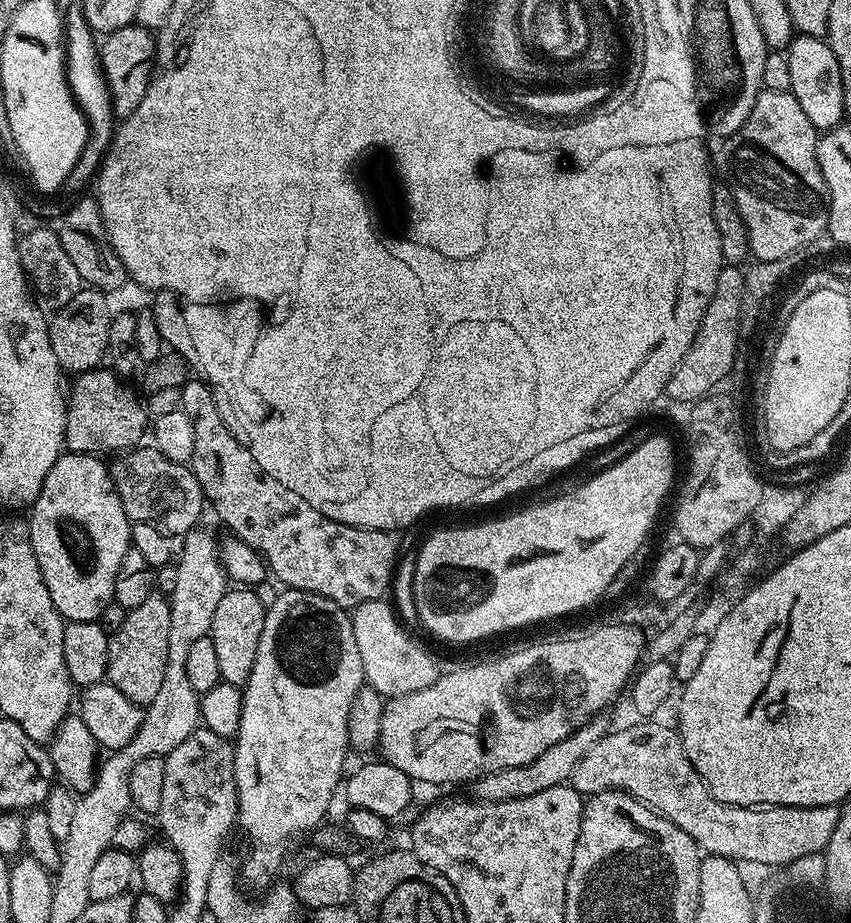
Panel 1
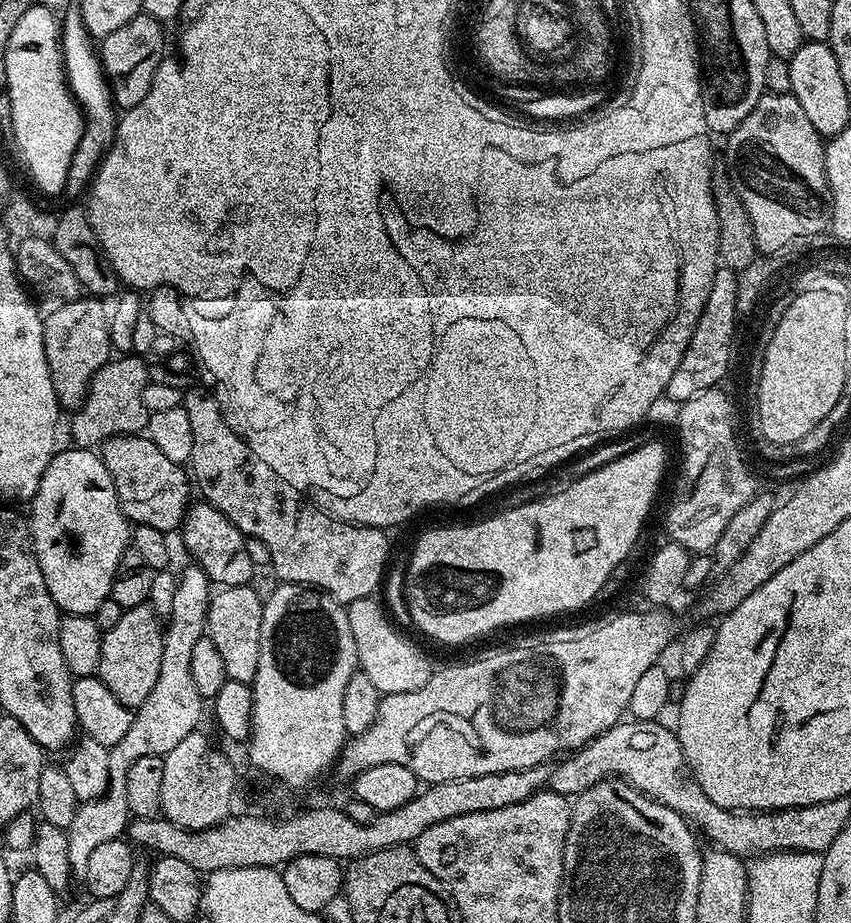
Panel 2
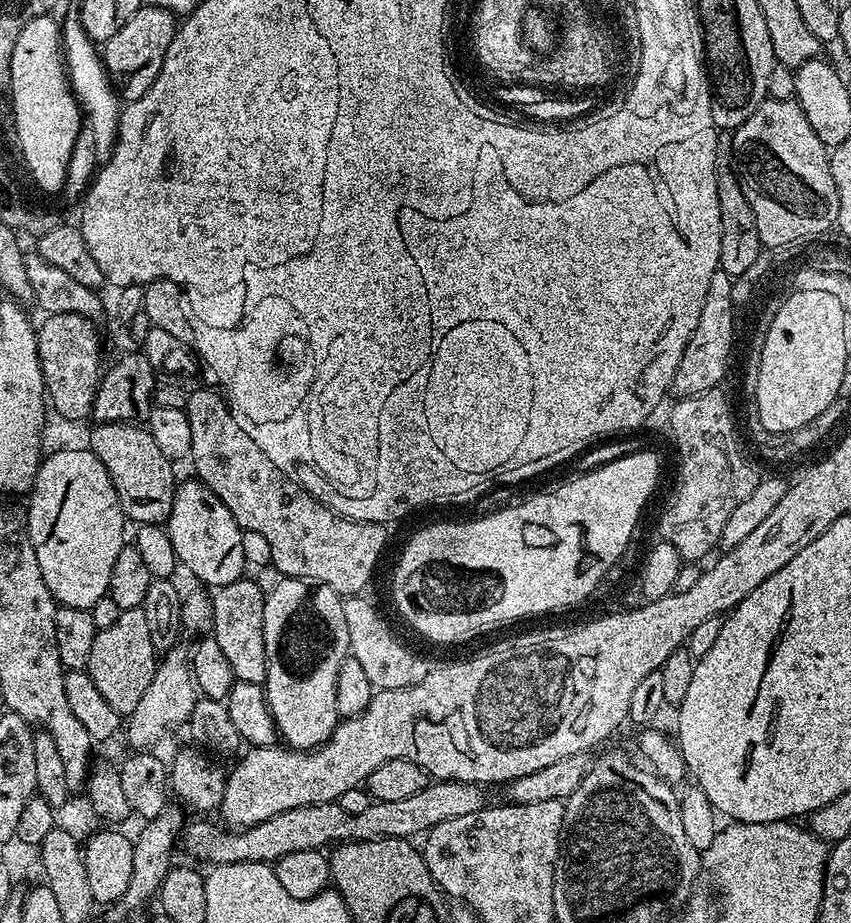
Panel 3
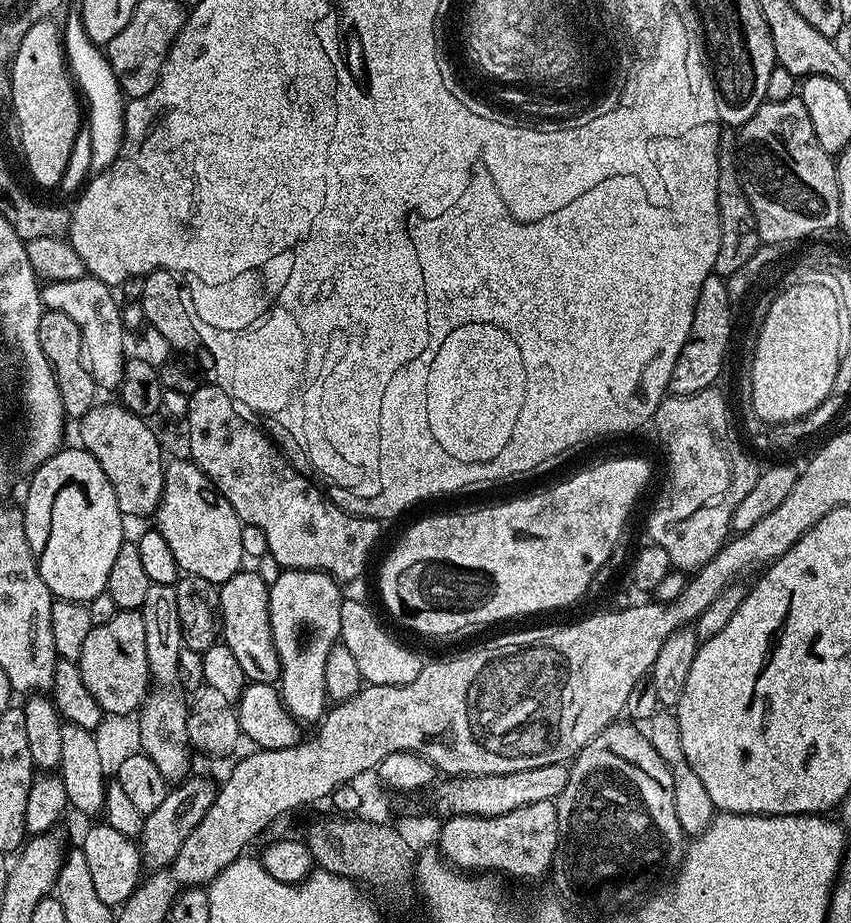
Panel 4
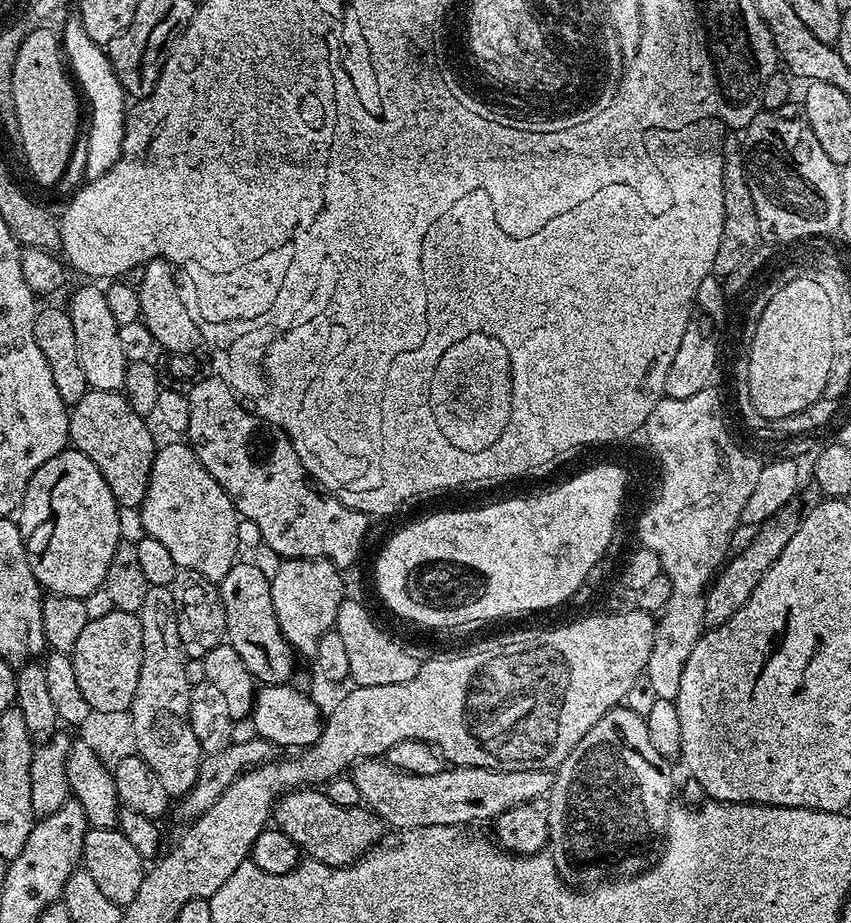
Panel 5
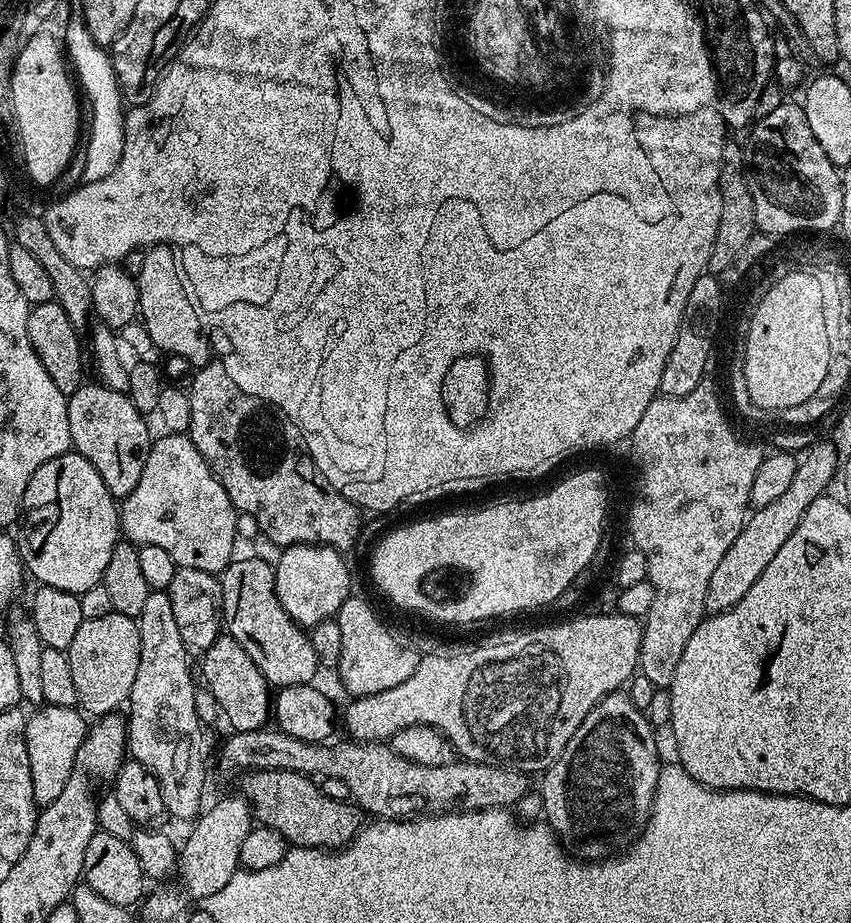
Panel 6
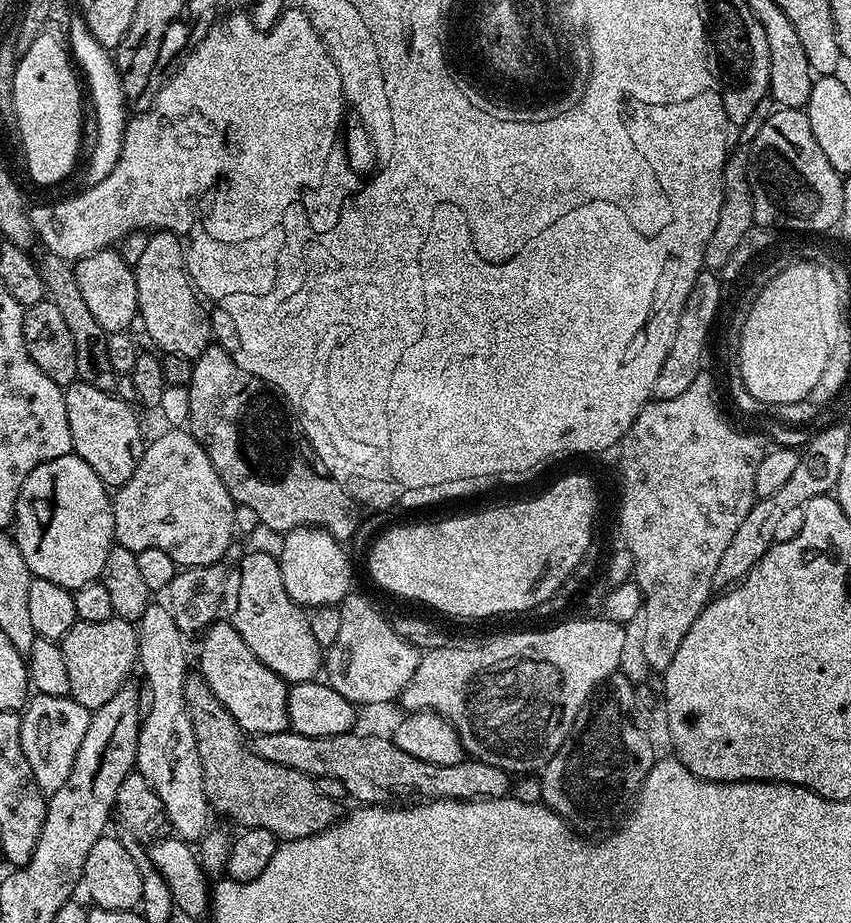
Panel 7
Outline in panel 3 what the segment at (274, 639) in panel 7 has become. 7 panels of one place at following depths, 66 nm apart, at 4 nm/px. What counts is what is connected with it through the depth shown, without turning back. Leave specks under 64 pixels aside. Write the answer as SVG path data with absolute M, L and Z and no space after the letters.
M241 578L211 593L213 624L216 637L226 662L234 670L237 680L263 685L266 678L266 646L264 645L264 598L266 593L257 586L255 579Z

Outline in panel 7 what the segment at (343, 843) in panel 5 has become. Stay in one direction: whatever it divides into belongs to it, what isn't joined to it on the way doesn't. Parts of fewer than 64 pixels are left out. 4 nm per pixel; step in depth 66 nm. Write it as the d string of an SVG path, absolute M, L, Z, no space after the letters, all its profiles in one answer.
M189 675L184 697L198 742L198 754L202 758L208 807L213 813L221 812L226 819L240 824L241 829L270 830L270 834L281 841L313 836L336 823L337 801L326 798L313 777L278 766L278 762L268 762L252 751L246 734L220 705L218 698L214 698L203 676Z

